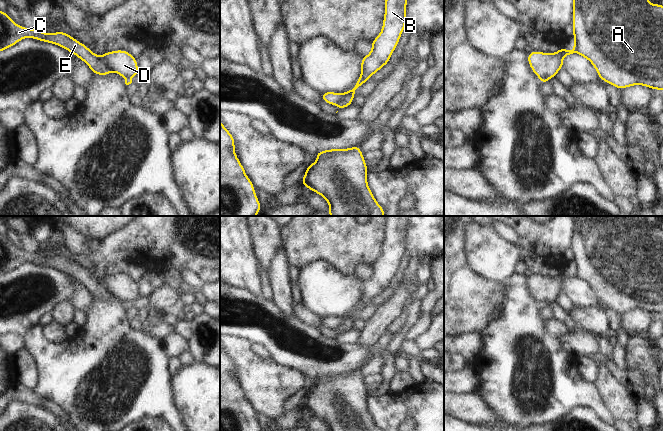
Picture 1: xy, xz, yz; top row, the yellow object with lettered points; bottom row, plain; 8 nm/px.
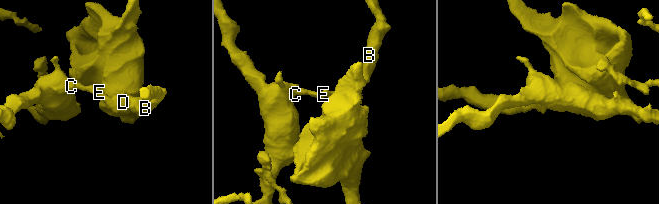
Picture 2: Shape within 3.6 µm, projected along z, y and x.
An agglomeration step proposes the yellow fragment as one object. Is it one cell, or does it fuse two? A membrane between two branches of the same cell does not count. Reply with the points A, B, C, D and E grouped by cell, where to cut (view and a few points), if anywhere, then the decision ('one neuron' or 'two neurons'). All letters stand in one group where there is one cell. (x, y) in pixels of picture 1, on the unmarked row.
groups A B D / C E; cut xy (99, 281), (111, 294); two neurons

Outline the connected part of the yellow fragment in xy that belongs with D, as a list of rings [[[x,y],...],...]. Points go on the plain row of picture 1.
[[[123,273],[104,276],[100,283],[111,295],[121,301],[133,301],[139,298],[137,283]]]

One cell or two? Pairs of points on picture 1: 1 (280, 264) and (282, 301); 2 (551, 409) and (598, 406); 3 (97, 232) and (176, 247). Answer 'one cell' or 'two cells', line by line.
1: one cell
2: one cell
3: two cells

